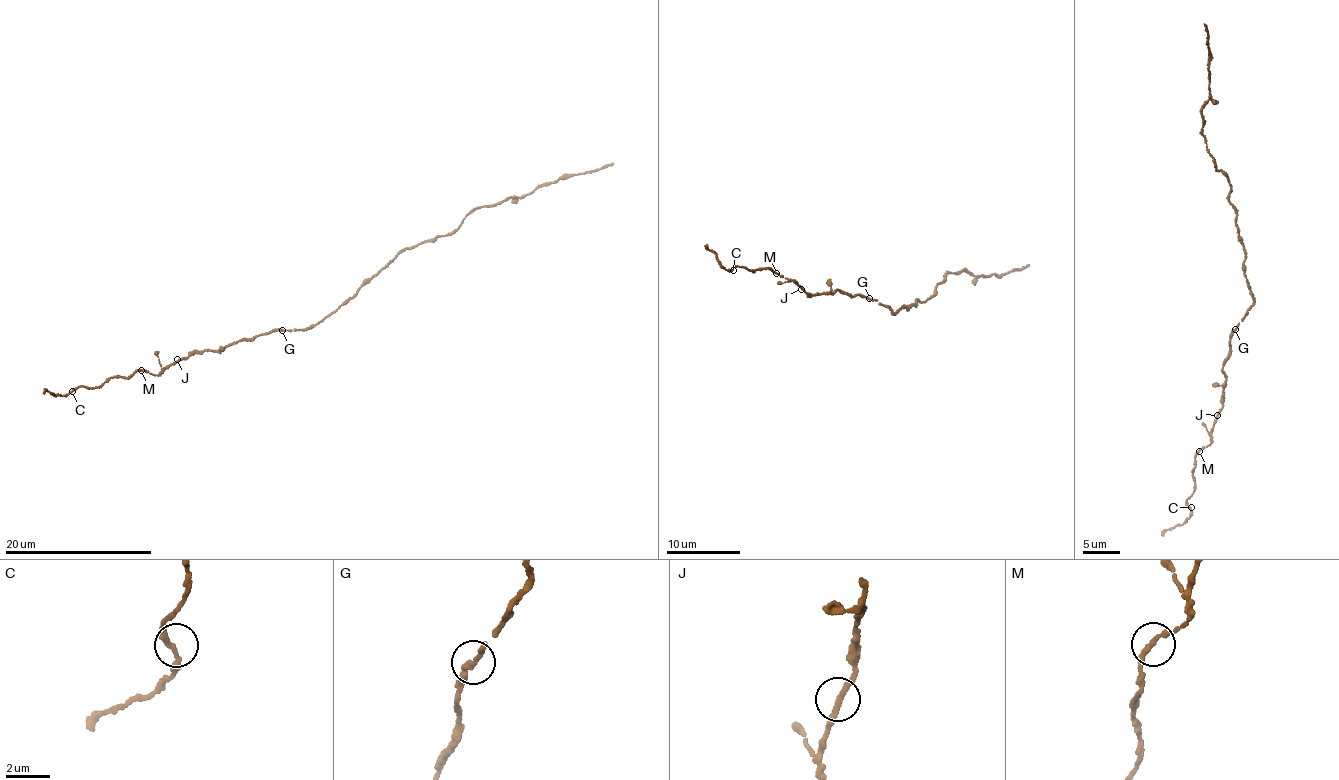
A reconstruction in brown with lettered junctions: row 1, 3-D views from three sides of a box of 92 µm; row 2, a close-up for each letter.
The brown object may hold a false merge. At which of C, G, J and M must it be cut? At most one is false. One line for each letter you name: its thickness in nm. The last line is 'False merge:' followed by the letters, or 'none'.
False merge: none

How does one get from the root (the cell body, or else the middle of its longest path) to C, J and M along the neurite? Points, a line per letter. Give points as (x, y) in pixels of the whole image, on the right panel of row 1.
C: (1250, 292), (1253, 303), (1229, 335), (1222, 405), (1210, 442), (1194, 462), (1195, 488), (1186, 499), (1191, 507)
J: (1250, 292), (1253, 303), (1229, 335), (1229, 352), (1222, 366), (1225, 385), (1222, 388), (1222, 405), (1217, 415)
M: (1250, 292), (1253, 303), (1229, 335), (1229, 352), (1222, 366), (1226, 382), (1222, 405), (1209, 444), (1199, 451)

